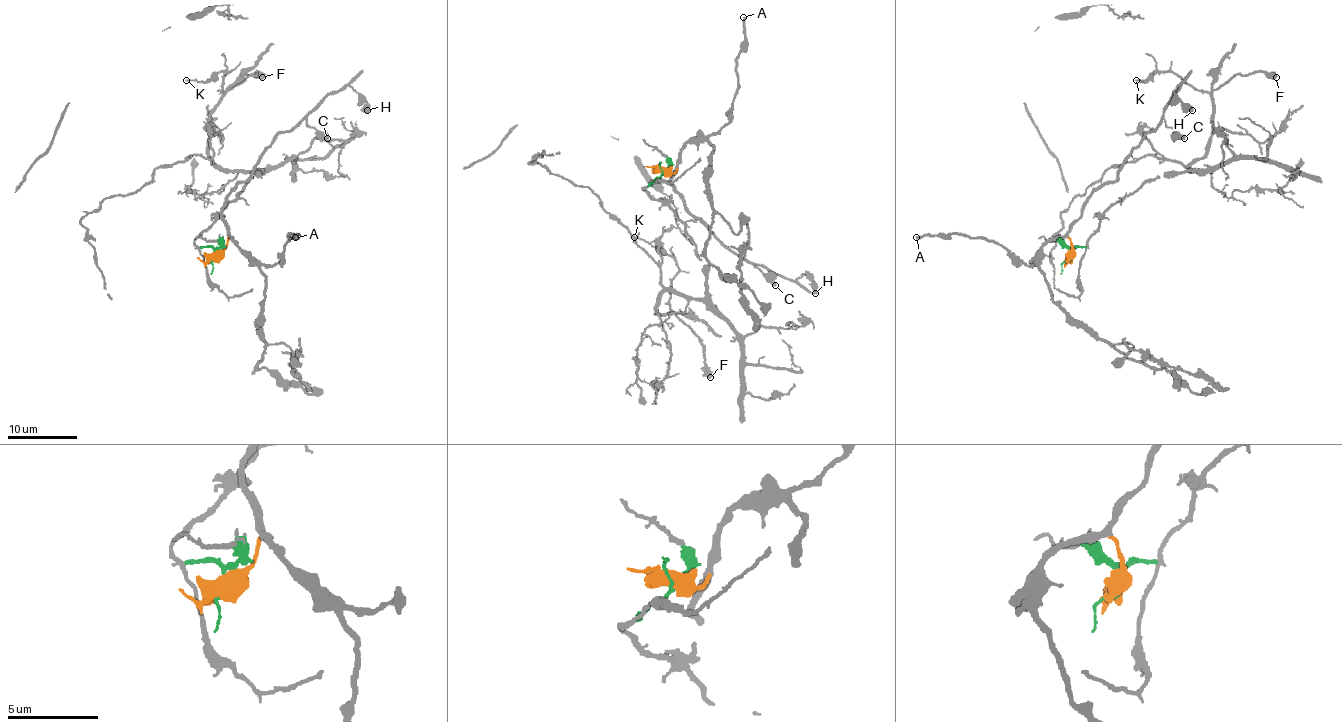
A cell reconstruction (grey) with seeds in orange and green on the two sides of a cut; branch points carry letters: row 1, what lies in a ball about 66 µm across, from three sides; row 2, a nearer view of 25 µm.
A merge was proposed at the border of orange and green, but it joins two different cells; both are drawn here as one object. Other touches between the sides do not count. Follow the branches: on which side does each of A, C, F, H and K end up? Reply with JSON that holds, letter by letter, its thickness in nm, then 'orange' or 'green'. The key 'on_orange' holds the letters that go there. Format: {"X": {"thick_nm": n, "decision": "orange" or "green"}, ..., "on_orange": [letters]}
{"A": {"thick_nm": 280, "decision": "orange"}, "C": {"thick_nm": 500, "decision": "orange"}, "F": {"thick_nm": 440, "decision": "green"}, "H": {"thick_nm": 600, "decision": "orange"}, "K": {"thick_nm": 140, "decision": "green"}, "on_orange": ["A", "C", "H"]}

